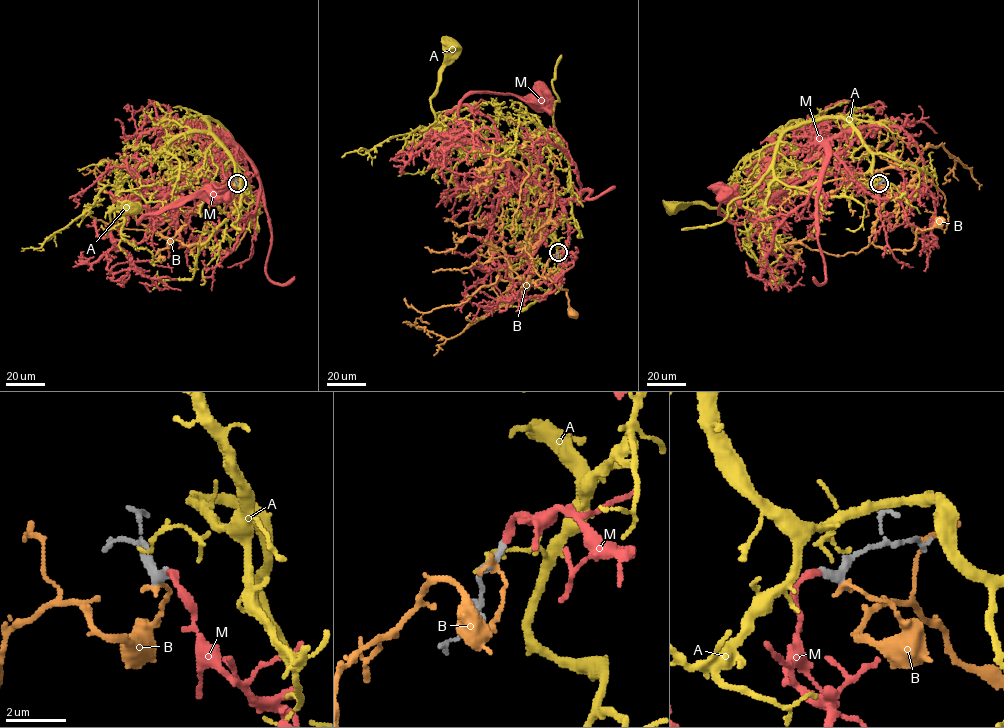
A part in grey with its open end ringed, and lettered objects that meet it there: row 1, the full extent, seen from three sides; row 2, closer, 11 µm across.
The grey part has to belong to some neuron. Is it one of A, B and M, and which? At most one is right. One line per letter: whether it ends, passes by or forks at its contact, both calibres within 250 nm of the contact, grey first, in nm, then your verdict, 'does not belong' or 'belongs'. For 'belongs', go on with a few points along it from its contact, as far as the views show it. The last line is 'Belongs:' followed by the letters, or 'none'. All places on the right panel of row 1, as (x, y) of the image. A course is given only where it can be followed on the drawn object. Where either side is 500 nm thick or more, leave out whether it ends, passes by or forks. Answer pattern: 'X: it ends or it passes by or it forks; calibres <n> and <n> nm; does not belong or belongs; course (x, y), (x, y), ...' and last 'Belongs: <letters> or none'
A: it ends; calibres 220 and 110 nm; does not belong
B: it ends; calibres 380 and 180 nm; does not belong
M: it ends; calibres 300 and 240 nm; belongs; course (879, 182), (879, 194), (872, 196), (818, 144), (805, 171), (753, 219), (733, 223), (720, 214), (726, 193)
Belongs: M

